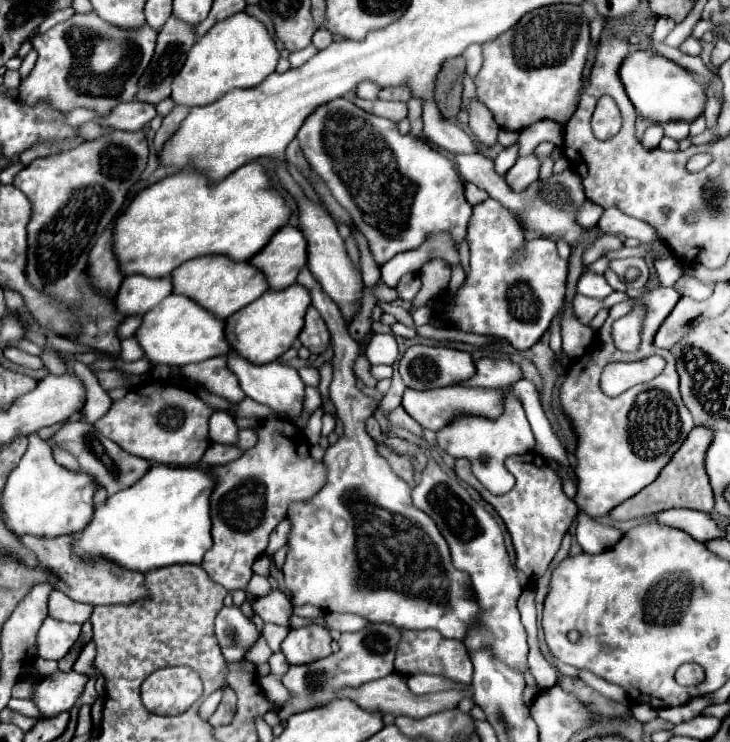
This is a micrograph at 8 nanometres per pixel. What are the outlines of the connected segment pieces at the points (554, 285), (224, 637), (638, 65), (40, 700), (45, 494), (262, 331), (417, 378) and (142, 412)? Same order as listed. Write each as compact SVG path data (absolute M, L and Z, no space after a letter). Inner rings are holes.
M492 198L474 206L468 226L468 248L470 274L458 290L456 304L438 304L438 316L444 322L454 322L454 326L464 332L506 338L514 348L528 350L542 338L554 314L560 310L566 292L566 260L558 256L556 244L550 238L526 240L520 220ZM524 244L526 258L518 266L510 266L510 254Z
M224 606L214 618L214 630L220 646L244 646L252 648L260 636L254 622L242 614L238 606Z
M636 50L630 52L624 62L620 64L620 82L634 104L636 112L650 122L664 124L668 120L686 120L692 122L704 110L704 90L696 76L682 66L674 64L664 56L656 56L650 50Z
M56 672L52 676L46 676L36 682L32 702L38 706L40 714L60 714L64 710L70 710L84 690L86 680L86 676L74 672Z
M36 432L30 434L28 440L28 450L22 456L20 464L14 468L14 472L8 476L2 496L6 528L18 536L32 534L44 538L82 532L92 520L92 512L96 508L94 494L102 484L84 470L72 472L56 464L50 444L42 440Z
M292 284L284 290L264 292L258 300L254 300L252 304L238 310L236 314L232 314L232 318L226 320L228 342L234 352L240 352L254 364L278 360L302 332L304 316L310 306L312 306L310 292L302 284Z
M414 344L410 346L404 356L400 358L400 376L408 388L414 390L430 390L430 388L444 388L458 384L462 380L468 380L476 368L474 360L468 352L454 350L454 348L444 348L444 346L426 346L426 344Z
M150 380L150 384L128 390L124 398L112 400L110 412L94 426L138 458L170 466L196 466L210 446L208 420L212 412L214 410L198 394L170 382Z

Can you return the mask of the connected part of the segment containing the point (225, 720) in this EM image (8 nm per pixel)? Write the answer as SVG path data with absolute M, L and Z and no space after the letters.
M226 686L224 688L224 696L222 696L222 702L218 704L216 712L210 716L210 724L212 726L224 726L224 724L230 724L232 722L232 716L234 716L234 708L232 708L232 714L230 714L230 688Z

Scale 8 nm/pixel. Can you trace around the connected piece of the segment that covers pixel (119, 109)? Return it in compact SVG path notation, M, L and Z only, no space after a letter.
M132 100L132 102L118 104L110 114L98 118L96 122L102 128L136 132L136 130L142 130L154 116L156 116L156 106L154 104Z

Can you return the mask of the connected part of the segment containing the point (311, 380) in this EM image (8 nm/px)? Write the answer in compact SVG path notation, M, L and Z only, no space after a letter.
M308 366L308 368L302 368L302 370L298 370L298 372L300 372L300 378L304 380L306 386L314 386L314 388L318 388L318 384L320 384L320 374L318 374L316 368Z

